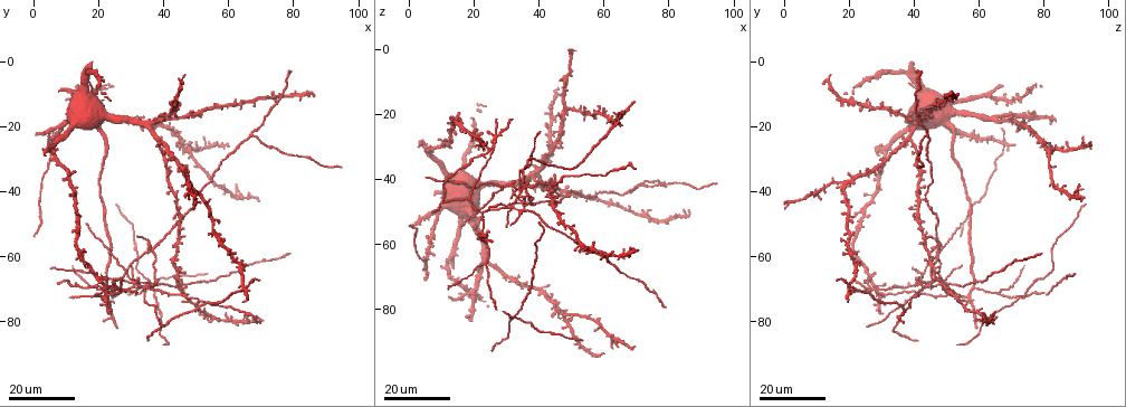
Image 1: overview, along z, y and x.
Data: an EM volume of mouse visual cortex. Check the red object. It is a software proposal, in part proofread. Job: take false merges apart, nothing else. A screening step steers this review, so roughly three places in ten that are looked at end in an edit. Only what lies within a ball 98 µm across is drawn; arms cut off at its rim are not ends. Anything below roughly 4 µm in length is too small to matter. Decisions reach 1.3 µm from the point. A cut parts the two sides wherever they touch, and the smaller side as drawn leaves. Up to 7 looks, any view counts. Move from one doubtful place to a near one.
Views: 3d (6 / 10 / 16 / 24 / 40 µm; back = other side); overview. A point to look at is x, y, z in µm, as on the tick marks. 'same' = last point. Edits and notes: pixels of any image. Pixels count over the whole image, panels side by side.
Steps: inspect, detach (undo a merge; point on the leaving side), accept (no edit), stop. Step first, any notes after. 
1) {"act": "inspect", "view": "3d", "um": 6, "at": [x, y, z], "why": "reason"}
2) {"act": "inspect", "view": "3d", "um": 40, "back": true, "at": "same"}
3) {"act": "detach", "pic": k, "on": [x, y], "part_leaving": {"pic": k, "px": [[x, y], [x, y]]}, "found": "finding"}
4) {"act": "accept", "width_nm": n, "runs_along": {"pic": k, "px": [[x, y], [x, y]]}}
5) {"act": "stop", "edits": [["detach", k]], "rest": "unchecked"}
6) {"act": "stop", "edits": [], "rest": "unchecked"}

{"act": "inspect", "view": "3d", "um": 16, "at": [68, 23, 44], "why": "two arms in line, one across"}

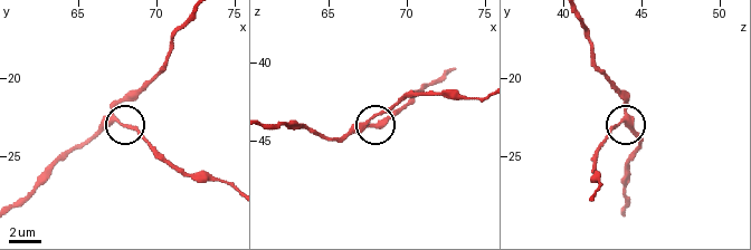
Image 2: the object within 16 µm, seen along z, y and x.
{"act": "inspect", "view": "3d", "um": 6, "at": [67.4, 22.4, 44.0]}

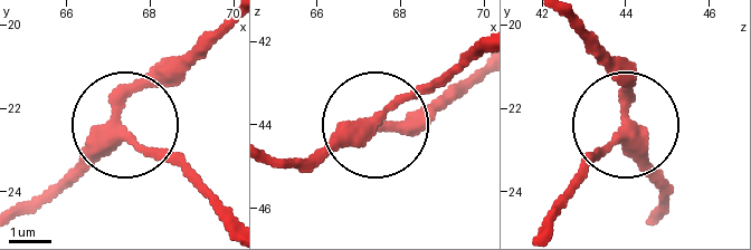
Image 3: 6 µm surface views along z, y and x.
{"act": "accept", "arms": 3, "runs_along": {"pic": 3, "px": [[276, 157], [340, 151], [454, 94]]}, "found": "continuous, no second cell"}

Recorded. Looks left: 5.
{"act": "inspect", "view": "3d", "um": 16, "at": [37, 58, 47], "why": "looks like a crossing"}

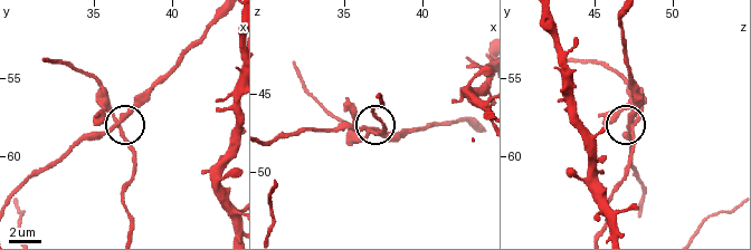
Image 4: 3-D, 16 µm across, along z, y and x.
{"act": "inspect", "view": "3d", "um": 6, "at": [36.6, 58.0, 47.4], "why": "zoom in"}

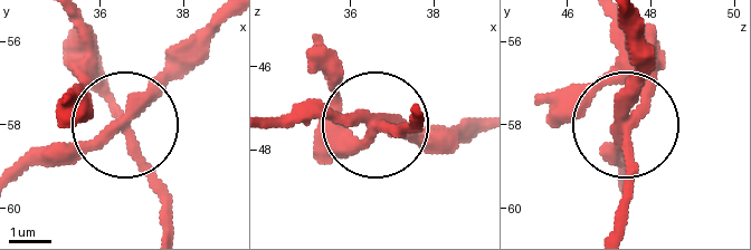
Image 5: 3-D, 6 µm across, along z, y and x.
{"act": "detach", "pic": 5, "on": [95, 63], "side_arm_um": 61, "part_leaving": {"pic": 5, "px": [[125, 127], [164, 230]]}, "found": "a second cell is stuck on"}

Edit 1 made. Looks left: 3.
{"act": "inspect", "view": "3d", "um": 24, "at": [18, 73, 46], "why": "three arms meet"}

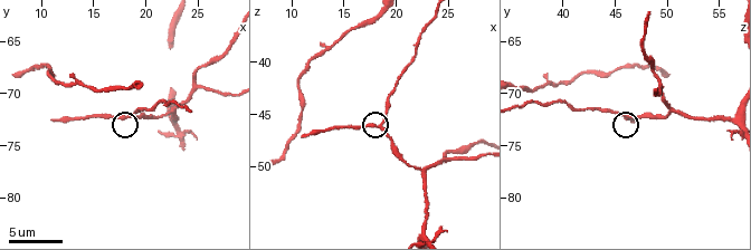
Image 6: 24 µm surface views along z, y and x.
{"act": "inspect", "view": "3d", "um": 6, "at": [18.2, 72.2, 46.4]}

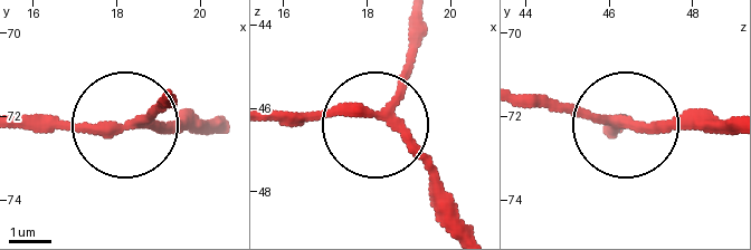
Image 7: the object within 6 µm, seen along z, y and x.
{"act": "accept", "arms": 3, "runs_along": {"pic": 7, "px": [[466, 229], [427, 164], [374, 118], [278, 112]]}, "found": "one cell here"}

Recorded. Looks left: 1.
{"act": "inspect", "view": "3d", "um": 10, "at": [25.0, 69.4, 49.4], "why": "three-way junction"}

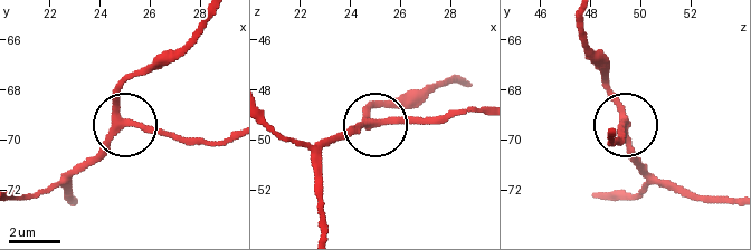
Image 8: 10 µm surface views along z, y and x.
{"act": "accept", "found": "all the same cell"}

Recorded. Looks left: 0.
{"act": "stop", "edits": [["detach", 5]], "rest": "unchecked"}

